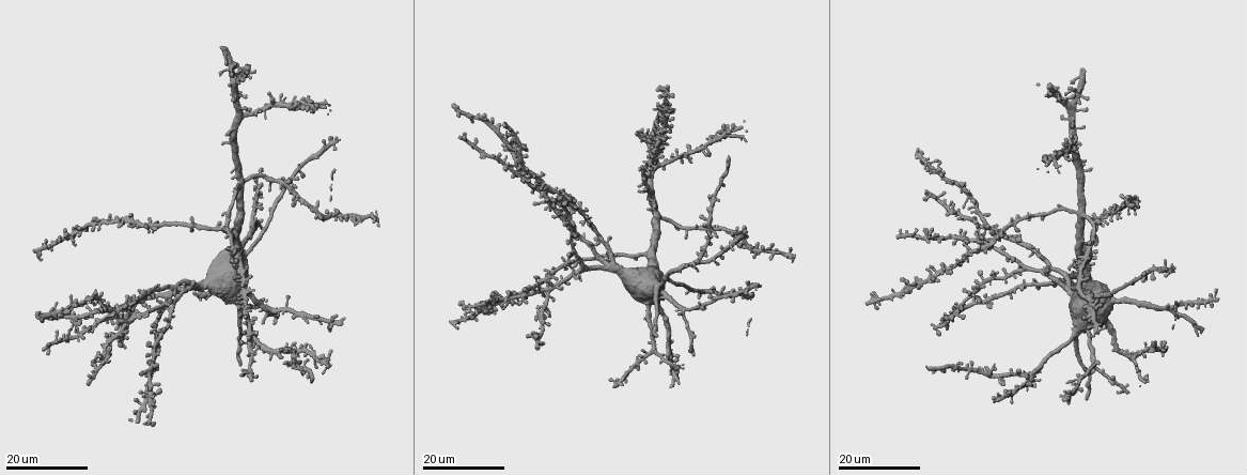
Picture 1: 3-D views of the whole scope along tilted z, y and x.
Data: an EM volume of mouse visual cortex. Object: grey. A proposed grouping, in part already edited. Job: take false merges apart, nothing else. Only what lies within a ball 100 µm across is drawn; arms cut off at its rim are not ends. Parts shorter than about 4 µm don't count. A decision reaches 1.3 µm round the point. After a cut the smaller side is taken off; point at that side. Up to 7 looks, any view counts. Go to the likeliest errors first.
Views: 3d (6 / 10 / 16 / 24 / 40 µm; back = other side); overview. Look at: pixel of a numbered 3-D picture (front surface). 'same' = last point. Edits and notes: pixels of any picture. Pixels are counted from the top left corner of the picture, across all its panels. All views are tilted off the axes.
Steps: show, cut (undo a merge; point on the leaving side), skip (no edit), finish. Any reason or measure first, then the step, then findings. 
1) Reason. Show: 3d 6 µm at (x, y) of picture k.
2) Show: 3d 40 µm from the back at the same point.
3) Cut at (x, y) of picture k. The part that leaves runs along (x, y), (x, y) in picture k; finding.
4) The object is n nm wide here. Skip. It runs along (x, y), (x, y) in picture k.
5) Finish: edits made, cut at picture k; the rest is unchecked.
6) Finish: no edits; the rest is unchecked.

Branch point. Show: 3d 16 µm at (714, 293) of picture 1.

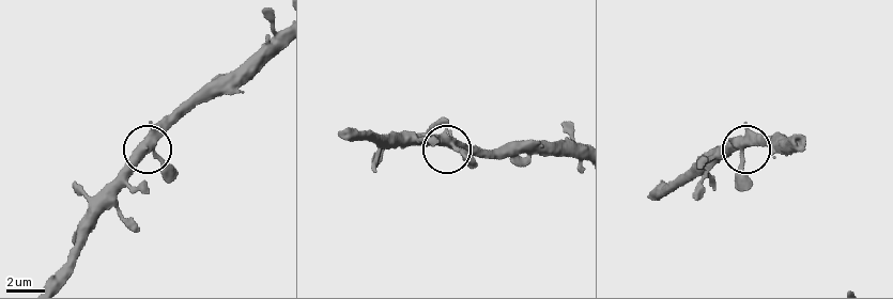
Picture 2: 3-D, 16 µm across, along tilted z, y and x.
Zoom in. Show: 3d 10 µm at (741, 146) of picture 2.

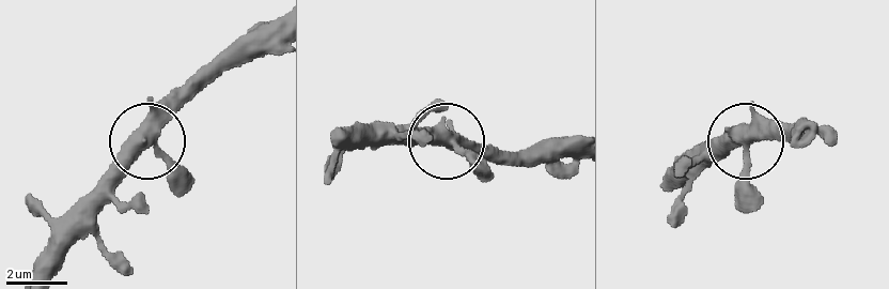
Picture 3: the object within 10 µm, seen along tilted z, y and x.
Show: 3d 10 µm from the back at (451, 141) of picture 3.

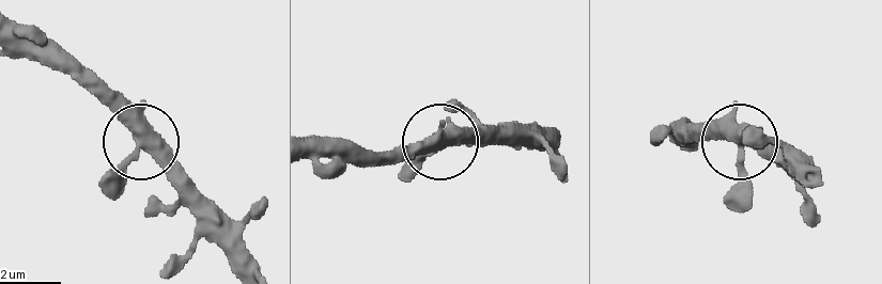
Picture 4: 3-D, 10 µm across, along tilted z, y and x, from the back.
Skip. It runs along (819, 177), (722, 140), (694, 143) in picture 4; one neuron here.

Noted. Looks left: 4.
Looks like a crossing. Show: 3d 16 µm at (958, 312) of picture 1.

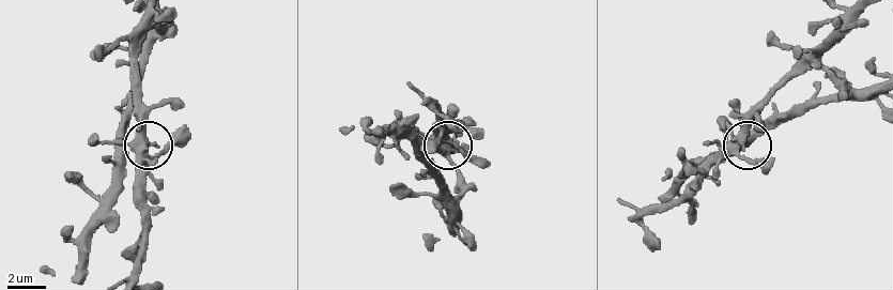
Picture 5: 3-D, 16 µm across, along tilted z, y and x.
Show: 3d 10 µm at (139, 151) of picture 5.

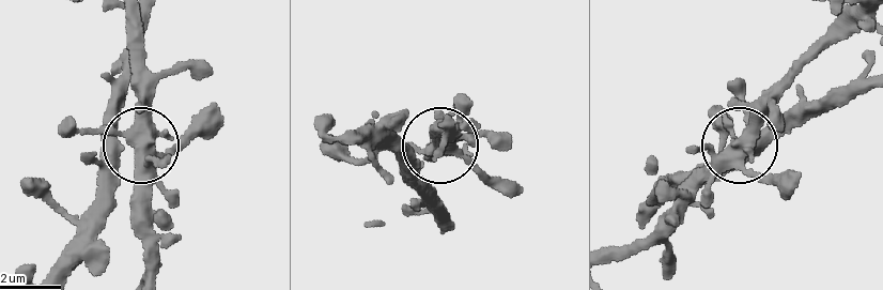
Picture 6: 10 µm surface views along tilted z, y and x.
The object is 450 nm wide here. Skip. It runs along (140, 16), (140, 137), (81, 219) in picture 6; all the same neuron.

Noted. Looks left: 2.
Show: 3d 16 µm at (684, 310) of picture 1.

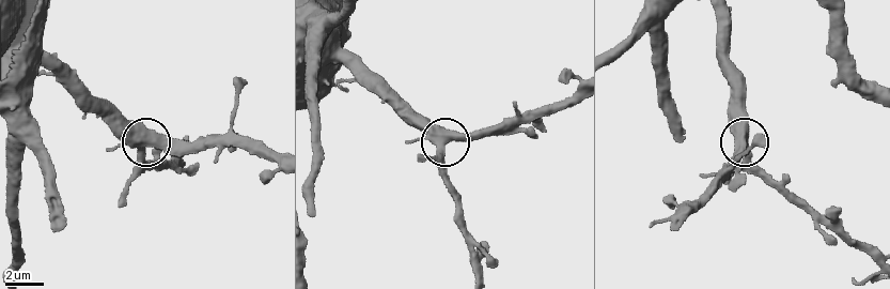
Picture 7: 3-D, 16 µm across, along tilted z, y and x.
Show: 3d 6 µm at (148, 142) of picture 7.

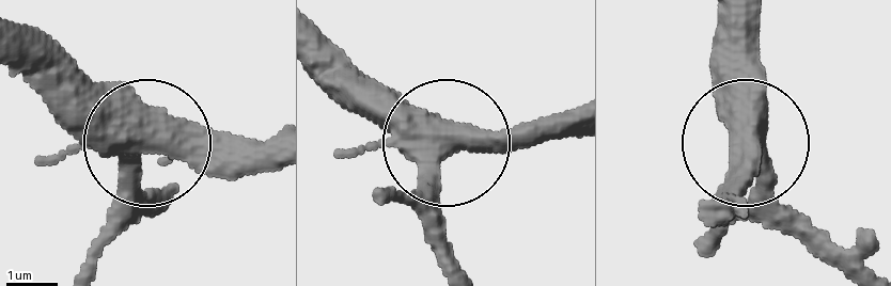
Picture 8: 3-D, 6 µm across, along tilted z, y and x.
3 arms meet here. Skip. It runs along (716, 21), (733, 127), (759, 180), (814, 231) in picture 8; one neuron here.

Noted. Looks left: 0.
Finish: no edits; the rest is unchecked.

